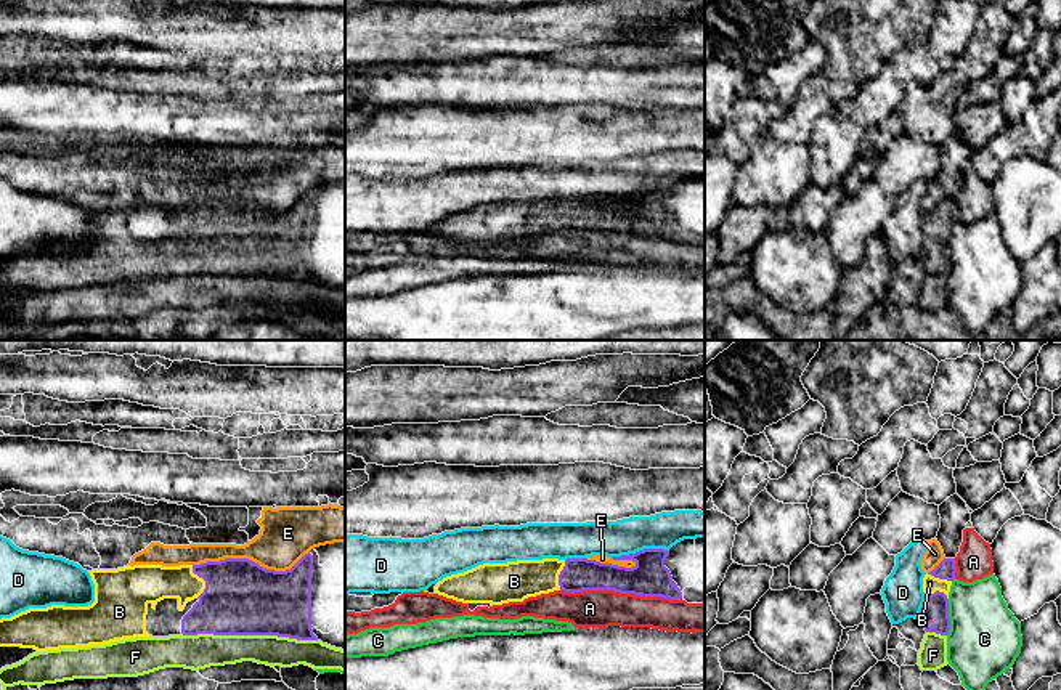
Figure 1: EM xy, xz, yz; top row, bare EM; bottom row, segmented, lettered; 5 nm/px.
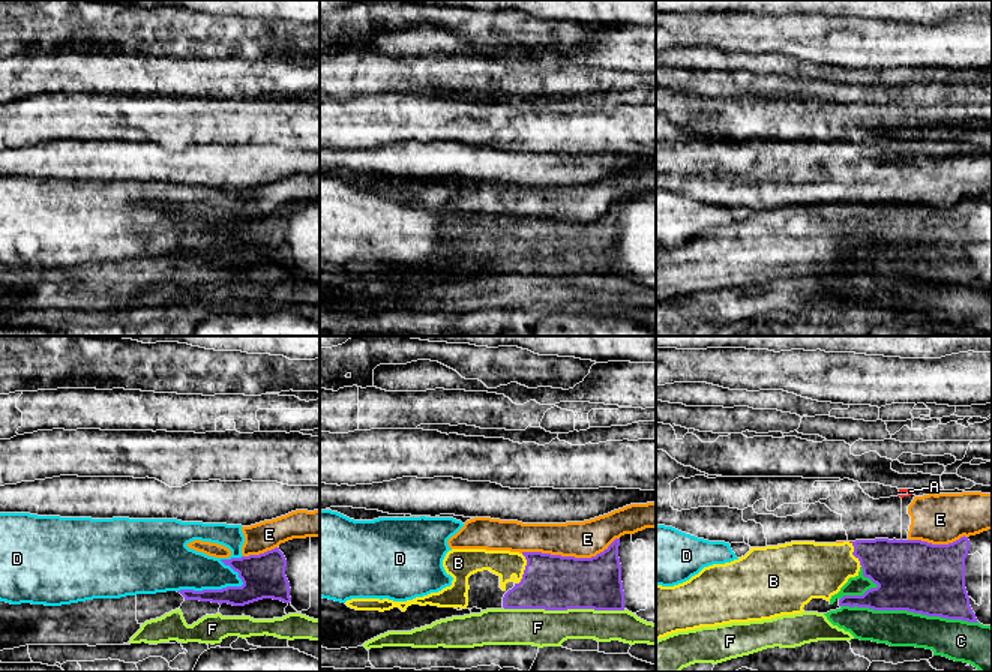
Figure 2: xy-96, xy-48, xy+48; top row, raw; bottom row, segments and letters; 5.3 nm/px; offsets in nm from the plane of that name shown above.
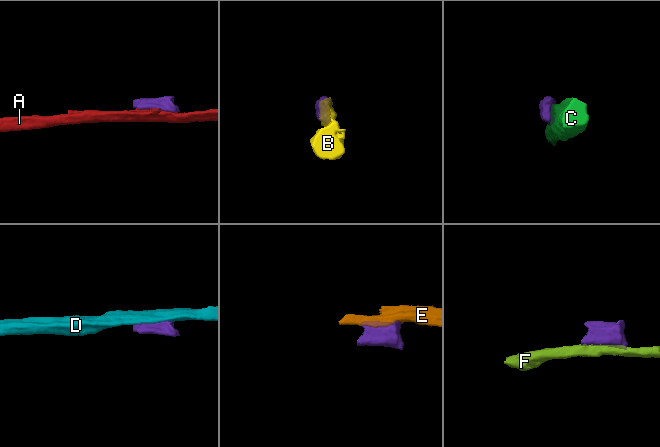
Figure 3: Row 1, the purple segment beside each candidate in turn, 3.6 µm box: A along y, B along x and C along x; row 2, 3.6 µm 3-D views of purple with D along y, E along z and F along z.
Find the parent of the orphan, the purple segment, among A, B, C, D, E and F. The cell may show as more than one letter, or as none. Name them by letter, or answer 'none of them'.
B

